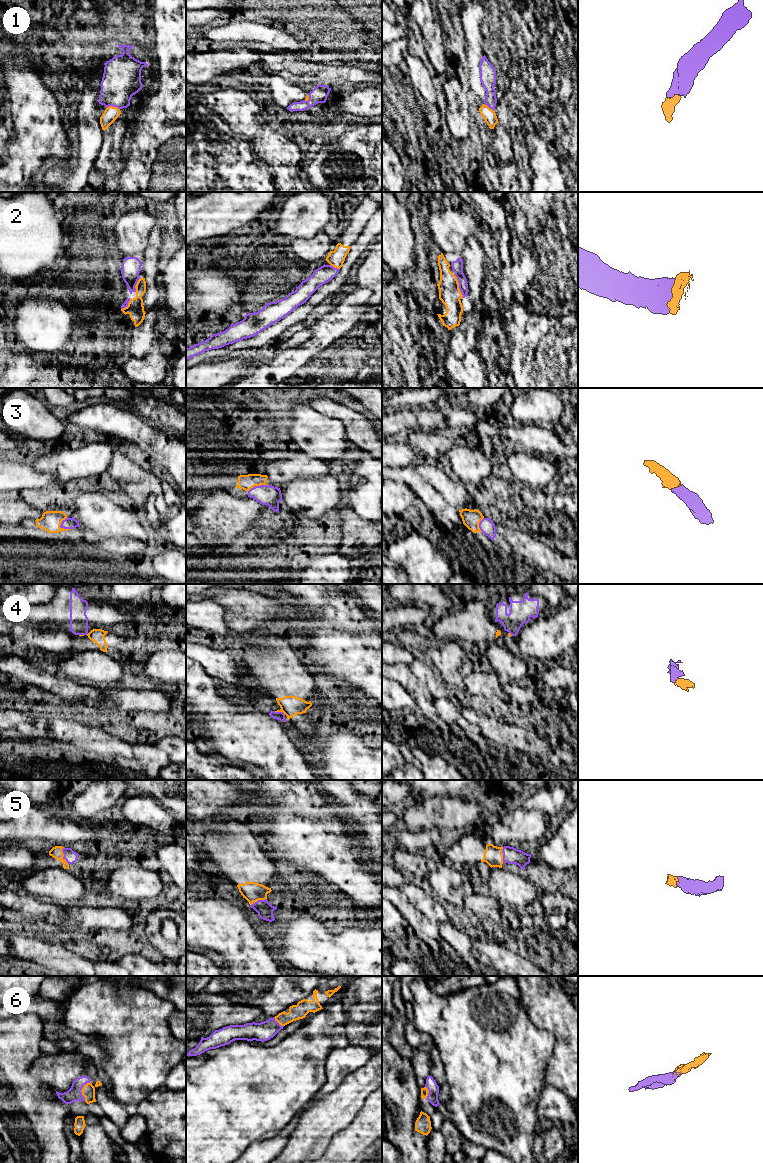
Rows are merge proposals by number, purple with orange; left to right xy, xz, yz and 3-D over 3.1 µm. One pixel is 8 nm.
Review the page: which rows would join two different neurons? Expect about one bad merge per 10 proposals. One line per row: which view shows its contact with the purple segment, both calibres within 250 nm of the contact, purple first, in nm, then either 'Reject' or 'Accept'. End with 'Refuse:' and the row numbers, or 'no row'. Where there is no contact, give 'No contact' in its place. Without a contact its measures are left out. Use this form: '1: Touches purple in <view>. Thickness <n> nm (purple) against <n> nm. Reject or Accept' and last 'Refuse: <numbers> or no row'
1: Touches purple in xy. Thickness 300 nm (purple) against 120 nm. Accept
2: Touches purple in yz. Thickness 90 nm (purple) against 180 nm. Accept
3: Touches purple in xy. Thickness 100 nm (purple) against 160 nm. Accept
4: Touches purple in xz. Thickness 70 nm (purple) against 160 nm. Reject
5: Touches purple in xy. Thickness 100 nm (purple) against 100 nm. Accept
6: Touches purple in xy. Thickness 110 nm (purple) against 110 nm. Accept
Refuse: 4

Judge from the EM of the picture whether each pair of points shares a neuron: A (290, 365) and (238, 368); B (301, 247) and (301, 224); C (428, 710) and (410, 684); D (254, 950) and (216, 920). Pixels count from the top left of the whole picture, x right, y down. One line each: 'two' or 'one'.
A: two
B: two
C: one
D: one

